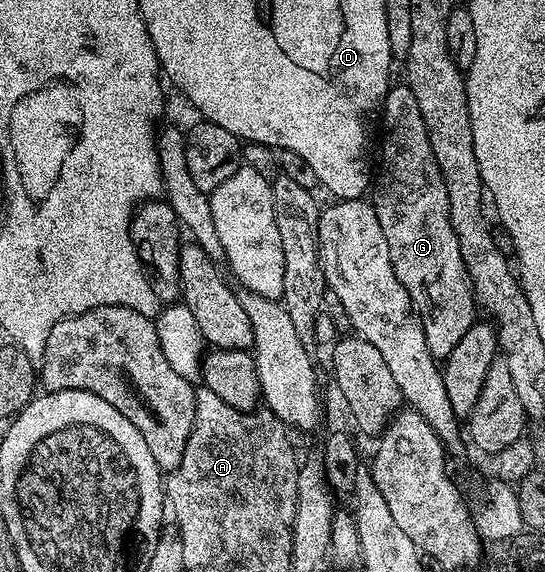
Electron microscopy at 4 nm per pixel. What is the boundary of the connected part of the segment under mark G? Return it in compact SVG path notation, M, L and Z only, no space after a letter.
M391 85L386 97L382 99L381 114L382 130L386 135L382 138L382 171L379 174L377 171L376 181L372 186L372 194L375 194L372 205L380 228L384 228L384 238L388 240L393 270L413 300L415 313L424 328L429 351L435 358L444 360L476 321L478 309L473 286L470 277L467 276L467 269L464 268L463 257L460 256L459 240L452 232L448 192L444 188L436 156L432 156L432 144L428 140L424 116L420 116L420 104L416 104L416 96L410 91L409 86Z

